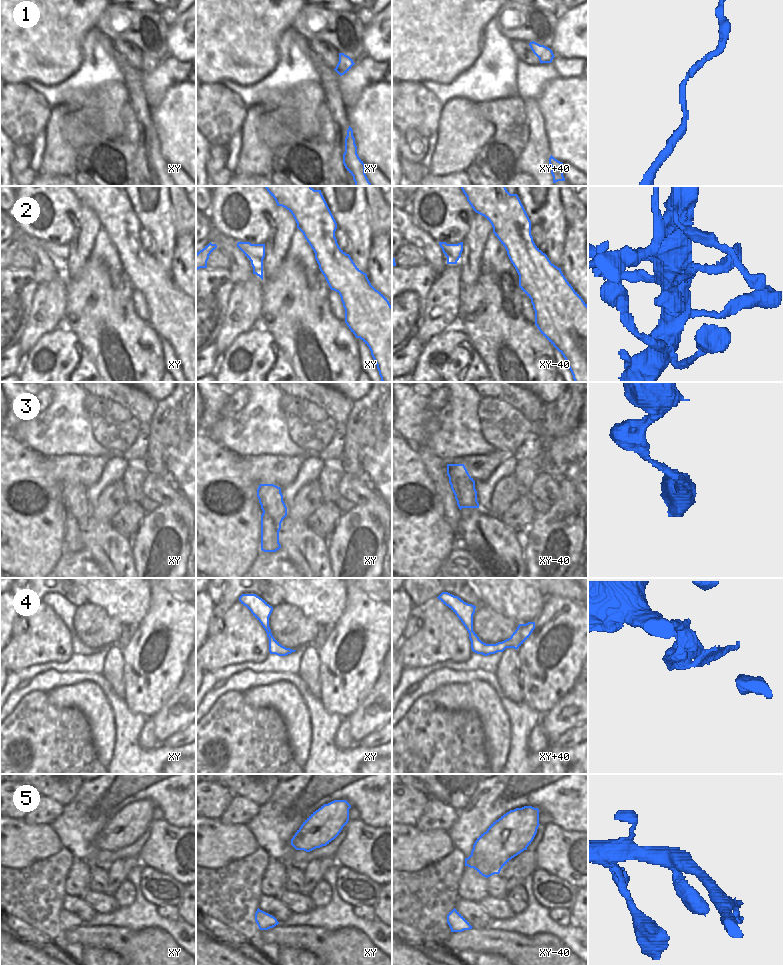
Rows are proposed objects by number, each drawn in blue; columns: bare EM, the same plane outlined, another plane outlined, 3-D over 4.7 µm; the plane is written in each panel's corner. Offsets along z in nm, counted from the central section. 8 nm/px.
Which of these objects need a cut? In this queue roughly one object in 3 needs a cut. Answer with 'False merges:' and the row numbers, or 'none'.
False merges: 2, 4

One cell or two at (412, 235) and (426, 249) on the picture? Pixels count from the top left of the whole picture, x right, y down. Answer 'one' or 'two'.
one

